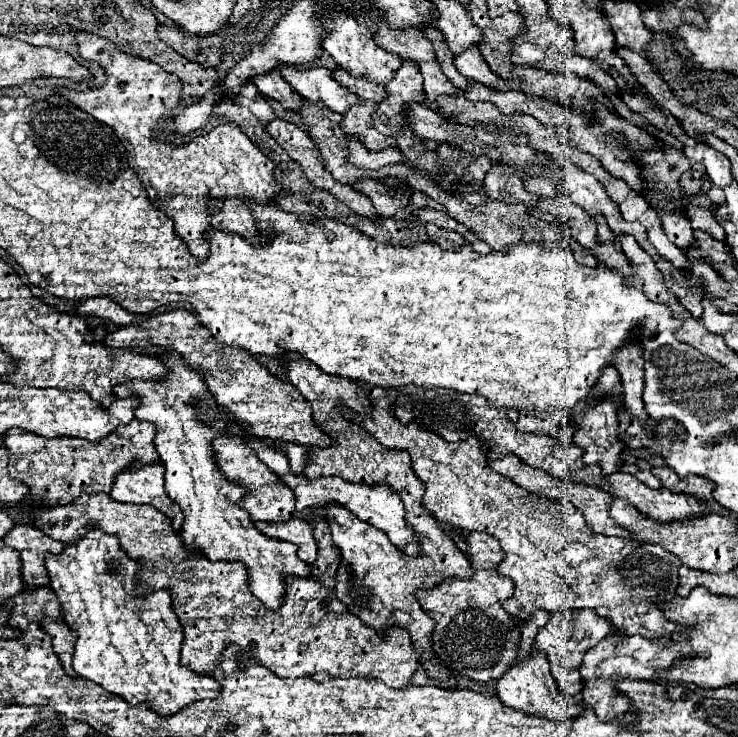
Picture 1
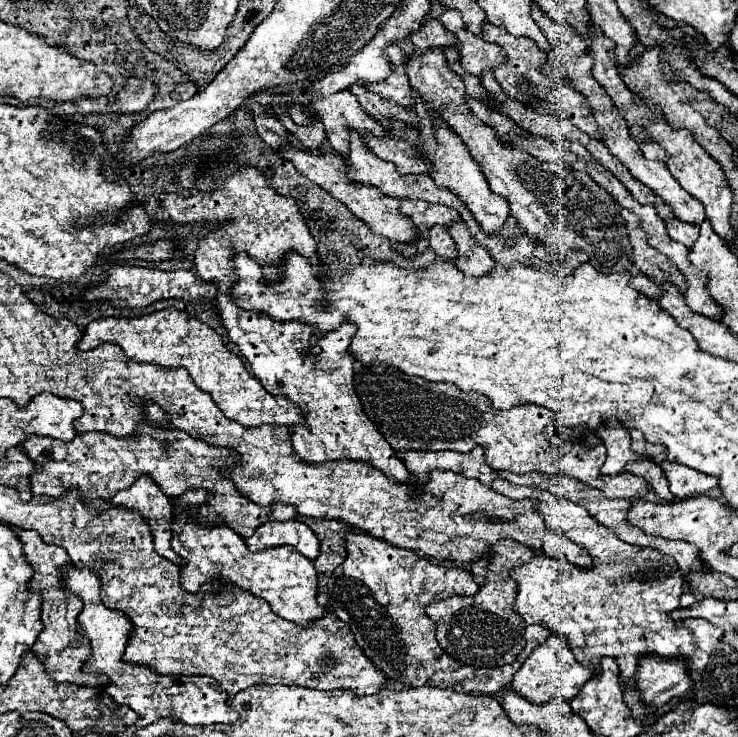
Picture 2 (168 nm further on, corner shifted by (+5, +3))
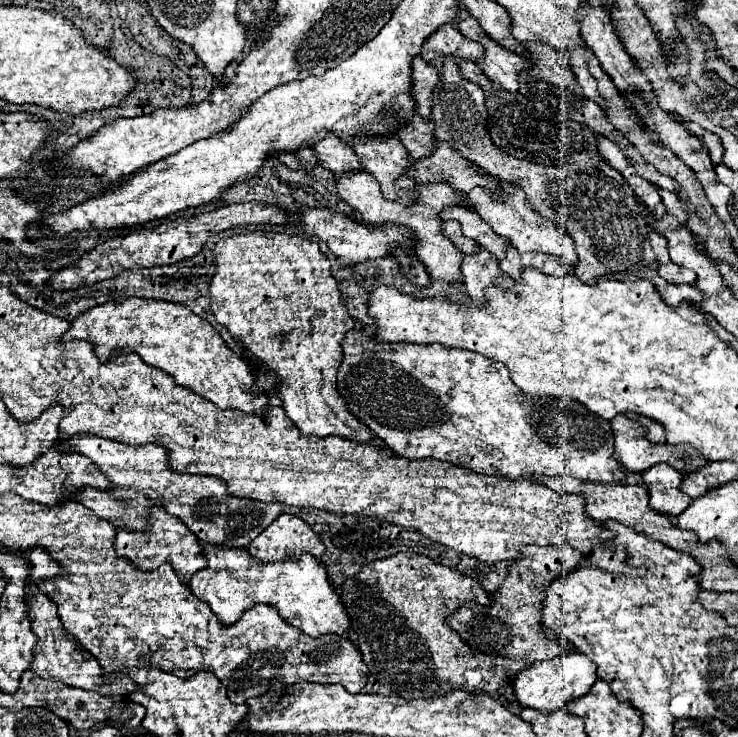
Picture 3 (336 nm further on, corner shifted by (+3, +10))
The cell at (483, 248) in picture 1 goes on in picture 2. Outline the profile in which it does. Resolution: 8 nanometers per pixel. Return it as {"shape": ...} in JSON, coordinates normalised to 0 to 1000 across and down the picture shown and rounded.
{"shape":[[[626,297],[604,305],[604,313],[618,327],[618,335],[623,341],[621,365],[626,365],[629,373],[664,370],[664,365],[669,362],[669,349],[664,346],[664,341],[659,335],[650,335],[642,327],[642,322],[637,319],[637,313],[631,311],[631,305],[629,305]]]}

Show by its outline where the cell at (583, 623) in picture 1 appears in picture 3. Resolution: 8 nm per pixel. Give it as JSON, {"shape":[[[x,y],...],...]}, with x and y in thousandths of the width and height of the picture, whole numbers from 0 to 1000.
{"shape":[[[775,882],[775,887],[751,893],[751,896],[737,896],[724,901],[718,909],[705,912],[699,925],[696,925],[696,942],[705,953],[707,961],[724,961],[734,969],[748,969],[756,961],[764,961],[770,953],[797,942],[802,928],[808,925],[808,901],[786,887],[783,882]]]}

